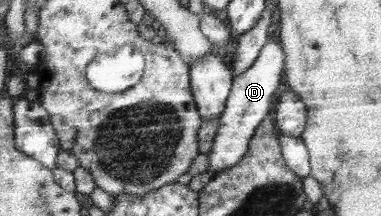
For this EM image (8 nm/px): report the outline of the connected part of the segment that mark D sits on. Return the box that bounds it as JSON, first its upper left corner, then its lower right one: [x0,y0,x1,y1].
[207,34,286,177]

